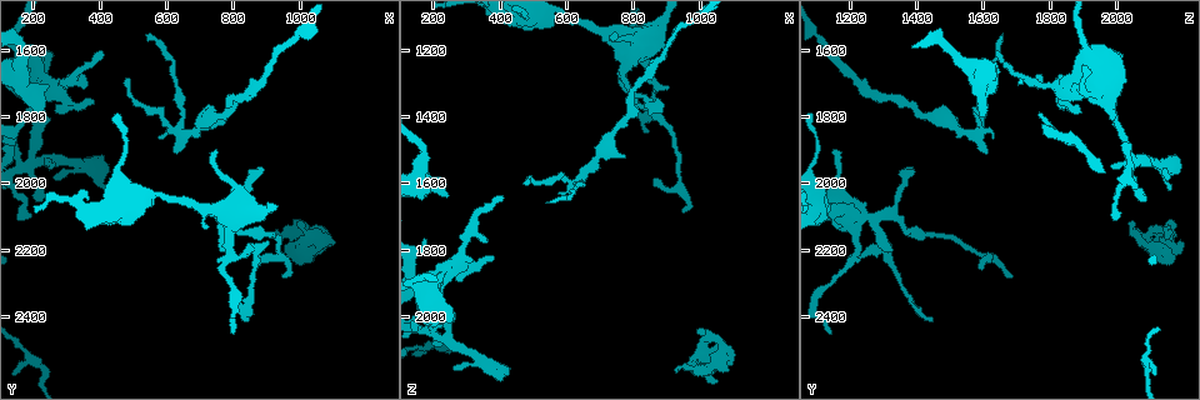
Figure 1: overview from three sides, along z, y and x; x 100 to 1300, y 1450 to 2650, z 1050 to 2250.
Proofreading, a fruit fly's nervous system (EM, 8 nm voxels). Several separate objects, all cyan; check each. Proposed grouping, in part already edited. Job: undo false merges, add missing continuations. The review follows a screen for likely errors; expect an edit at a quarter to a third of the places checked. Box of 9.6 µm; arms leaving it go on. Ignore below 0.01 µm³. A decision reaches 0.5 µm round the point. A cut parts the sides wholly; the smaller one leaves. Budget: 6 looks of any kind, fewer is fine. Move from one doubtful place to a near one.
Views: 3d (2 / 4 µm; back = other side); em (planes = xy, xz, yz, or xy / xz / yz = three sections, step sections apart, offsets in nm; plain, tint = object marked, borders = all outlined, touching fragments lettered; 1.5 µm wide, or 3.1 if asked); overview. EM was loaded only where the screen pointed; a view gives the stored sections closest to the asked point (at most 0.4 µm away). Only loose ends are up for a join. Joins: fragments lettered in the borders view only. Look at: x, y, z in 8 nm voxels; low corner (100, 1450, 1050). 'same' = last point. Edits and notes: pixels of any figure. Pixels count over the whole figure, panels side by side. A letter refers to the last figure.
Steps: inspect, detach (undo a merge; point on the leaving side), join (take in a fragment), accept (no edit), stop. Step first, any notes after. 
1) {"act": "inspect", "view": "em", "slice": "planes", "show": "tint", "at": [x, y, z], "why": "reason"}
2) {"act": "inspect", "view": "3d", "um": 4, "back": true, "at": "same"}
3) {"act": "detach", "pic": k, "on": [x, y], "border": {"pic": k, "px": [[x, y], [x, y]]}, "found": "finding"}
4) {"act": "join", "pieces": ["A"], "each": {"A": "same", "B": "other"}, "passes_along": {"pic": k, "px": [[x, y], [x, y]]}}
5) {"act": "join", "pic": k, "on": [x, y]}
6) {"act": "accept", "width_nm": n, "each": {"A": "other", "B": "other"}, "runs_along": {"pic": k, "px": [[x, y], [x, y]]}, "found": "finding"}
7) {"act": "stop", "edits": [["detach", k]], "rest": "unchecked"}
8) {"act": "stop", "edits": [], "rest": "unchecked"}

{"act": "inspect", "view": "em", "slice": "planes", "show": "borders", "at": [380, 1760, 1830], "why": "branch stops here"}

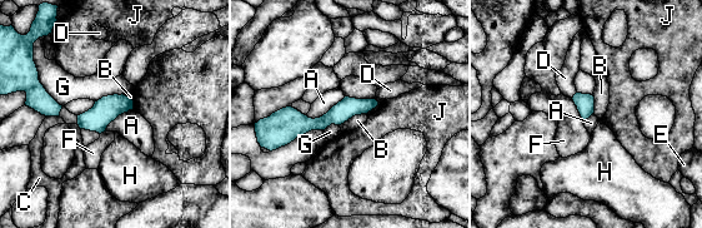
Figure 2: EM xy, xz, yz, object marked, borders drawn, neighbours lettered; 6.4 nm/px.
{"act": "accept", "longest_contact_nm": ["A", 280], "each": {"A": "other", "B": "other", "C": "other", "D": "other", "E": "other", "F": "other", "G": "other", "H": "other", "J": "other"}, "runs_along": {"pic": 2, "px": [[374, 103], [349, 107], [302, 129]]}, "found": "none of them fits"}

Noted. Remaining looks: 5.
{"act": "inspect", "view": "3d", "um": 4, "at": [800, 2450, 1150], "why": "tapers out"}

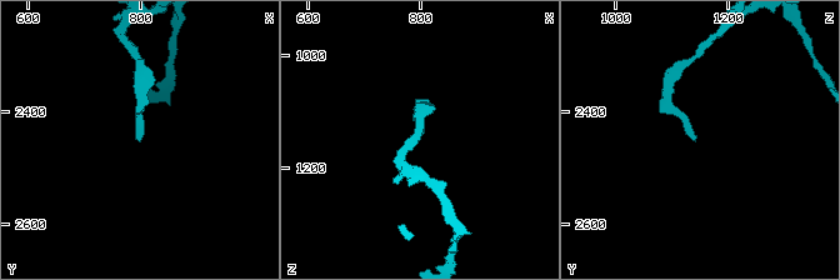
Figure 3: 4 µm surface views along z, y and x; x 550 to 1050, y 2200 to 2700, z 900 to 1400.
{"act": "inspect", "view": "em", "slice": "planes", "show": "tint", "at": [790, 2445, 1145], "why": "shape alone is not enough"}

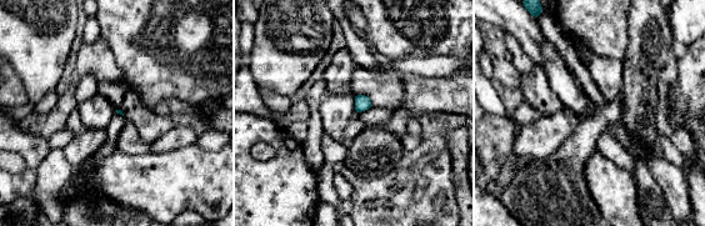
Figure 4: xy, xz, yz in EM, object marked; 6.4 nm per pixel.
{"act": "inspect", "view": "em", "slice": "planes", "show": "borders", "at": "same"}

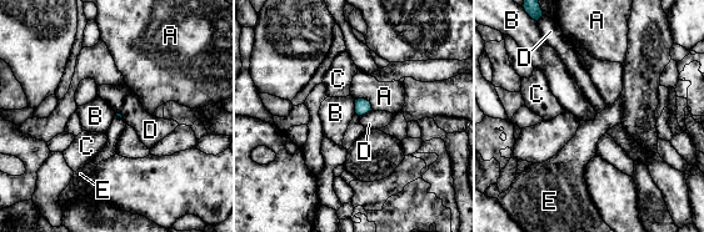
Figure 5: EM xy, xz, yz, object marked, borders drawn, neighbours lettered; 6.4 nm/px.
{"act": "accept", "each": {"A": "other", "B": "other", "C": "other", "D": "other", "E": "other"}, "border": {"pic": 5, "px": [[354, 100], [355, 112]]}, "found": "none of them fits"}

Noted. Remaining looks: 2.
{"act": "inspect", "view": "em", "slice": "planes", "show": "borders", "at": [890, 1950, 1390], "why": "tapers out"}

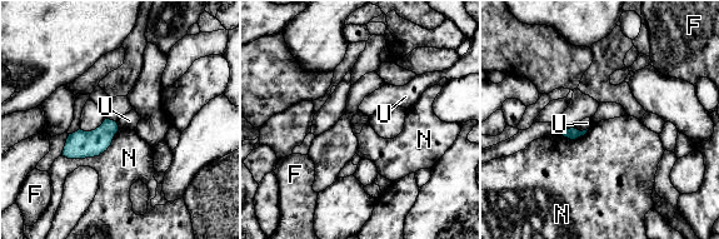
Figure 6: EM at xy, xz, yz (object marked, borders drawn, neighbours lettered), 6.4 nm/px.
{"act": "accept", "each": {"F": "other", "N": "other", "U": "other"}, "found": "none of them fits"}

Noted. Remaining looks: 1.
{"act": "stop", "edits": [], "rest": "unchecked"}

